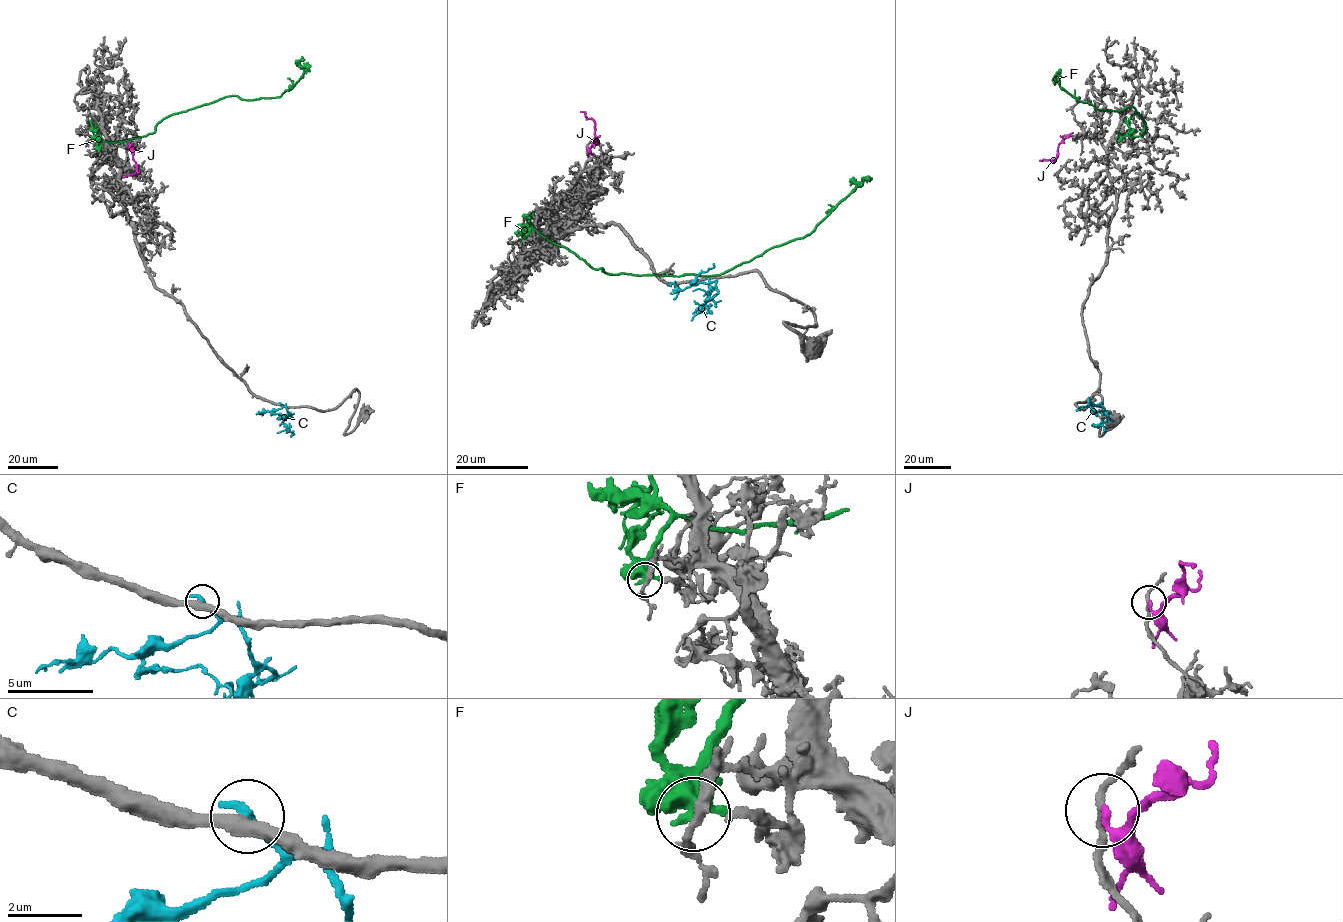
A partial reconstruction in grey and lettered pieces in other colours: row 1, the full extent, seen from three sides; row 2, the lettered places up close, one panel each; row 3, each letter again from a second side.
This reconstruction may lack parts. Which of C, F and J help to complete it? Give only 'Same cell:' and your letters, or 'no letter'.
Same cell: J

